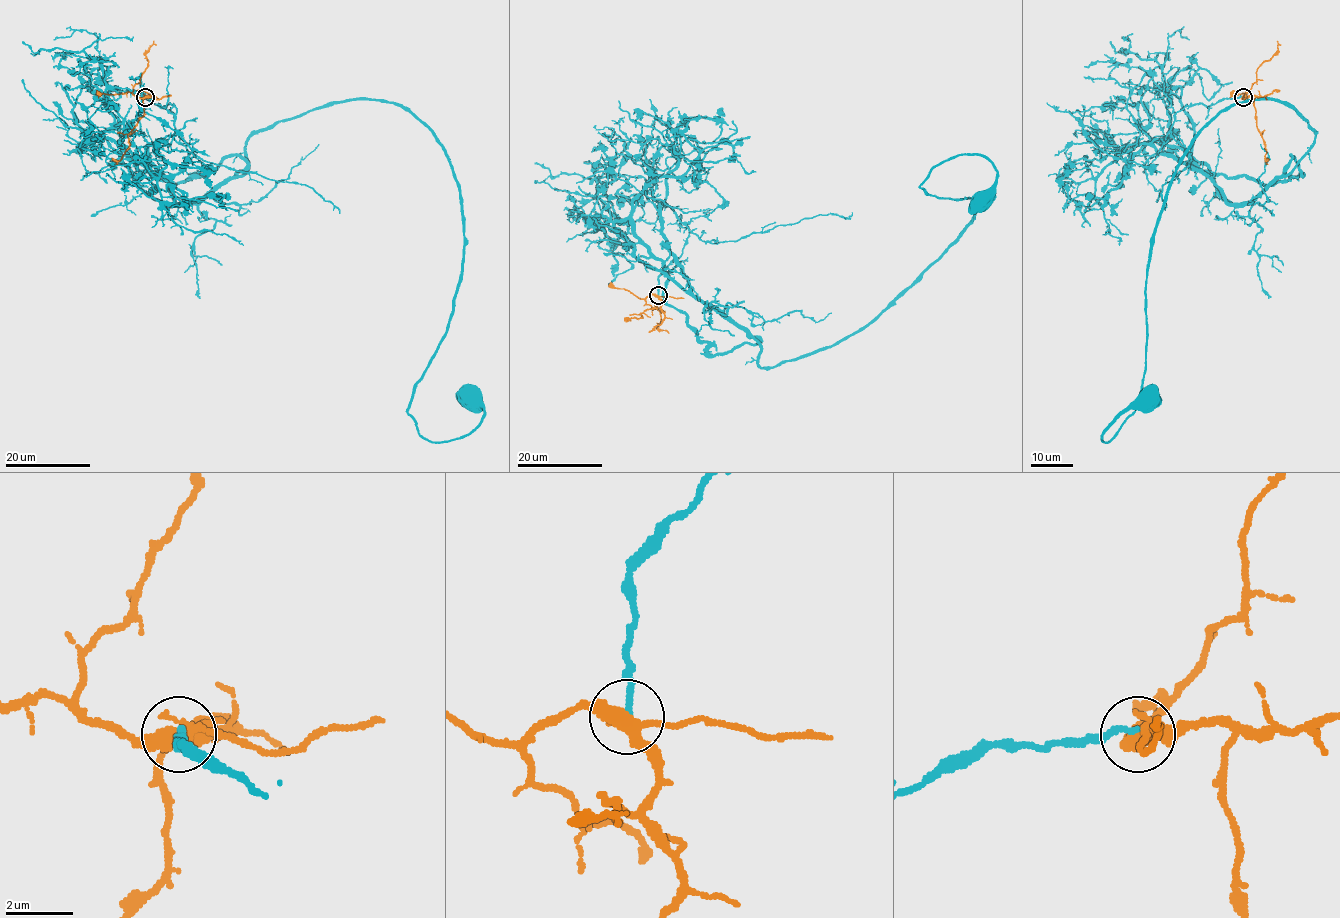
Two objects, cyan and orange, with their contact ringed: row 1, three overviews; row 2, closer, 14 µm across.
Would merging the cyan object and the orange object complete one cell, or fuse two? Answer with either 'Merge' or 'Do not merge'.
Do not merge

